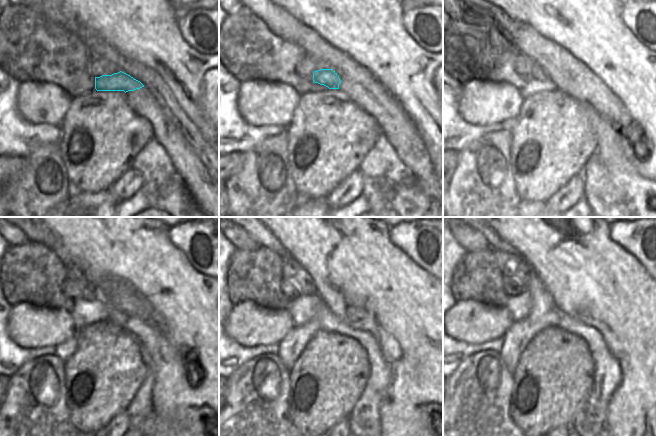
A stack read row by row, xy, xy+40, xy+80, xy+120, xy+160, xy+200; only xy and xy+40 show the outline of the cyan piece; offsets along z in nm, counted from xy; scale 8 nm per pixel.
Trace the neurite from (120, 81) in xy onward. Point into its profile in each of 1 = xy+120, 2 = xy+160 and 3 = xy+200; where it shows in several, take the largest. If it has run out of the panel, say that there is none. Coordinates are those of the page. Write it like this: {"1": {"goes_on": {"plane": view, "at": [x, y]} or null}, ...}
{"1": {"goes_on": {"plane": "xy+120", "at": [74, 273]}}, "2": {"goes_on": {"plane": "xy+160", "at": [293, 271]}}, "3": {"goes_on": {"plane": "xy+200", "at": [514, 266]}}}

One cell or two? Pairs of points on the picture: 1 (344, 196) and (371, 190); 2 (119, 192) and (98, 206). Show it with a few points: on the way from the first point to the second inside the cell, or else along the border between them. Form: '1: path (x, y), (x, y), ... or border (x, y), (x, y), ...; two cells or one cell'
1: border (358, 169), (363, 178), (363, 192); two cells
2: border (108, 189), (117, 202); two cells

